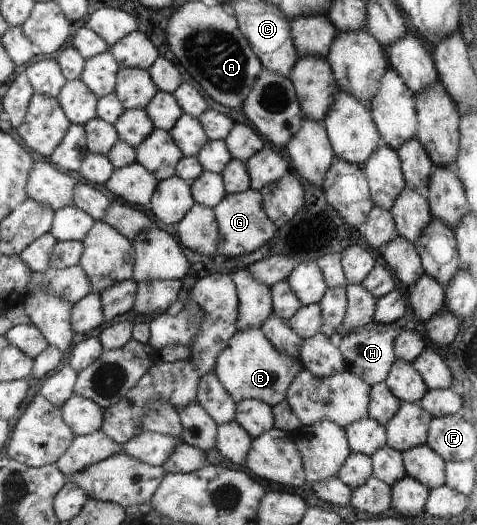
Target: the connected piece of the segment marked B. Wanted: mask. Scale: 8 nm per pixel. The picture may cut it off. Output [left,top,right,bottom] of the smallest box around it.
[215,328,303,407]

